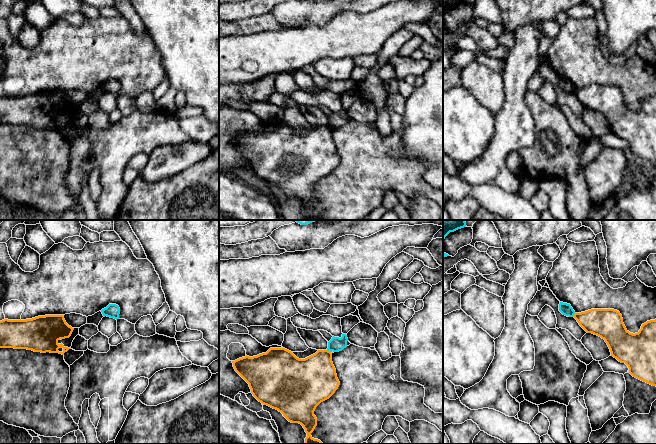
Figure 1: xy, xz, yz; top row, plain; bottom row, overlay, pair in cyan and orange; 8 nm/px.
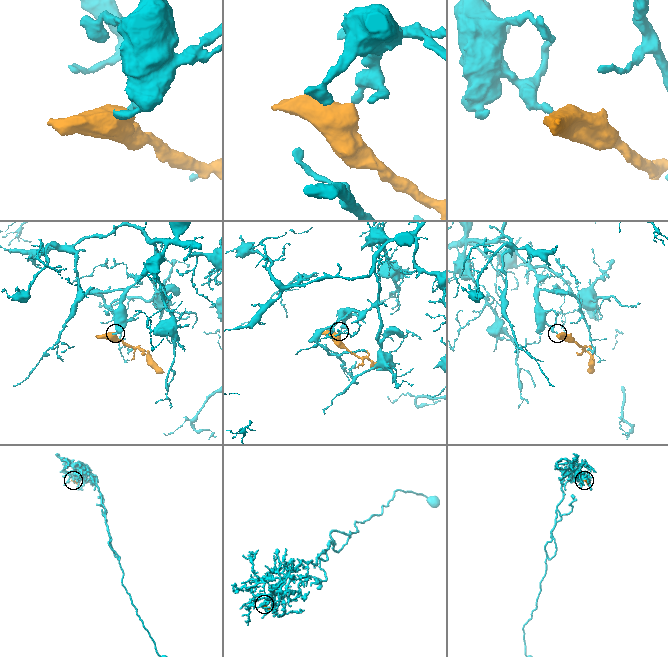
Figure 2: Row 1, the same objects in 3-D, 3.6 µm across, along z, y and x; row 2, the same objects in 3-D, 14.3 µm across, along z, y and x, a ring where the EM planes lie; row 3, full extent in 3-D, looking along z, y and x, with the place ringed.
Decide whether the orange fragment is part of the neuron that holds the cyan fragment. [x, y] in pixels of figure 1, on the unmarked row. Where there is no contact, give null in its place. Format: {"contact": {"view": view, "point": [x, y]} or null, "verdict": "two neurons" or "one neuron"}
{"contact": {"view": "xz", "point": [329, 126]}, "verdict": "two neurons"}

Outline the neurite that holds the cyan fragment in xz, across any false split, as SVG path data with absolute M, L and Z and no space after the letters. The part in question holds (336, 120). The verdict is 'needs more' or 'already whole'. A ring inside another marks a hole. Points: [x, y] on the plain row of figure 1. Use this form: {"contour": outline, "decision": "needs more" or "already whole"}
{"contour": "M342 110L342 113L332 113L332 115L328 118L328 124L327 126L330 128L339 128L342 127L344 124L347 123L347 111Z", "decision": "already whole"}

